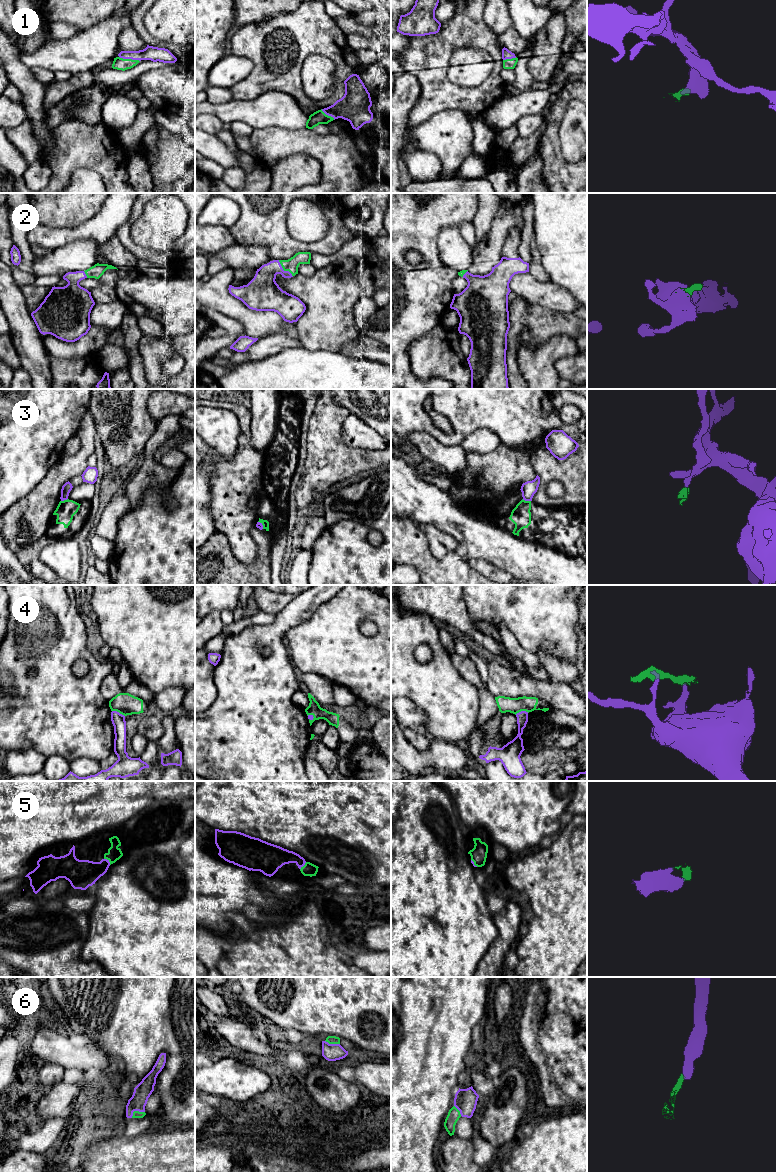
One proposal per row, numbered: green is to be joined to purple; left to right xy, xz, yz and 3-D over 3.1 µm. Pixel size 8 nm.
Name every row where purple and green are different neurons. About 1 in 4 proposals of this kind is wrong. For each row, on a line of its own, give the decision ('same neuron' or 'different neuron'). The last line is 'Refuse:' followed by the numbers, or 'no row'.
1: same neuron
2: same neuron
3: different neuron
4: different neuron
5: same neuron
6: same neuron
Refuse: 3, 4

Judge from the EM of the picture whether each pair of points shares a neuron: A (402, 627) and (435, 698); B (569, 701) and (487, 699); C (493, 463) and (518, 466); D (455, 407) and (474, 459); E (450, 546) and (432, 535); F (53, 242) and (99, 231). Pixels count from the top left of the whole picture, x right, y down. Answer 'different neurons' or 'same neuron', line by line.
A: same neuron
B: different neurons
C: same neuron
D: different neurons
E: same neuron
F: same neuron

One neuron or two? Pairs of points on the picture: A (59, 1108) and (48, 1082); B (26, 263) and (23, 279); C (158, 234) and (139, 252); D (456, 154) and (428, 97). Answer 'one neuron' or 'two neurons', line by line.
A: one neuron
B: two neurons
C: two neurons
D: two neurons

